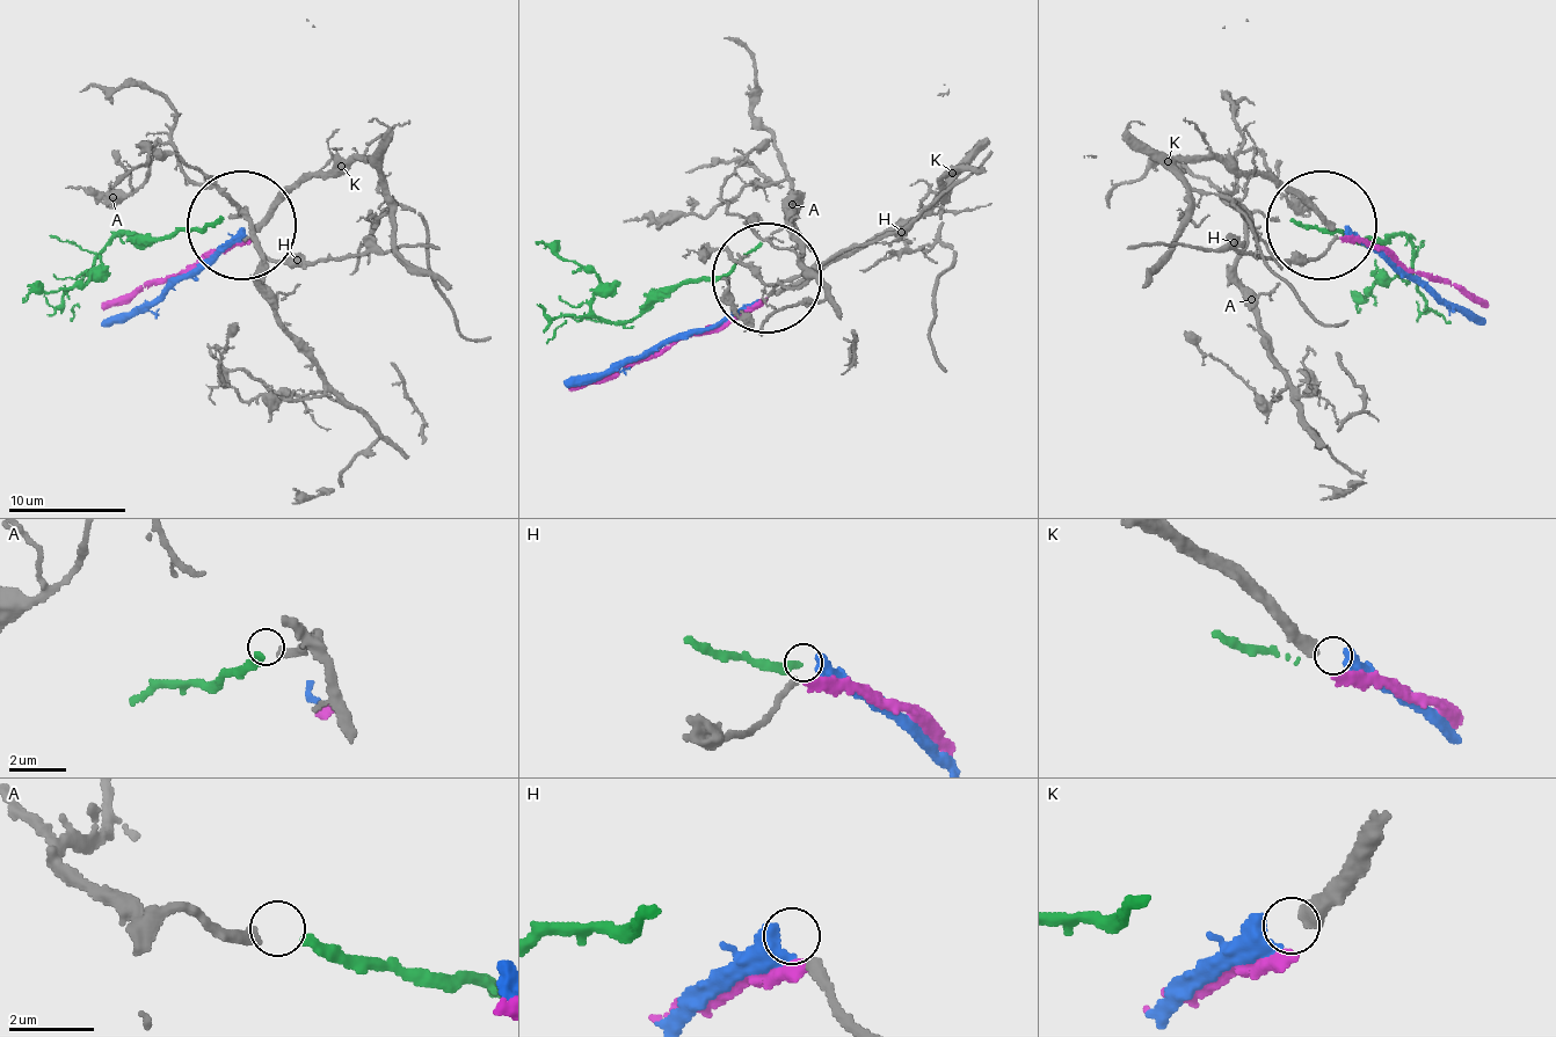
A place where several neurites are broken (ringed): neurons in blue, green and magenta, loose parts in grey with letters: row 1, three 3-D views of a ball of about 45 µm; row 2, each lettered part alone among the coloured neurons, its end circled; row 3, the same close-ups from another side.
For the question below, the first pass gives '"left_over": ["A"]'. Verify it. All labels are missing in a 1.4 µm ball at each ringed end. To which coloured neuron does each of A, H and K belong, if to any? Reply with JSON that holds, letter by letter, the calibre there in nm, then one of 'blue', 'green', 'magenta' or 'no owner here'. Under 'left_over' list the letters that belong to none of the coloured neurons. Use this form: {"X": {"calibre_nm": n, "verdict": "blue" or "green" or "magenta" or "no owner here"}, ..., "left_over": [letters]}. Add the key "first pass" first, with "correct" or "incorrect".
{"first pass": "incorrect", "A": {"calibre_nm": 220, "verdict": "green"}, "H": {"calibre_nm": 240, "verdict": "no owner here"}, "K": {"calibre_nm": 440, "verdict": "blue"}, "left_over": ["H"]}

